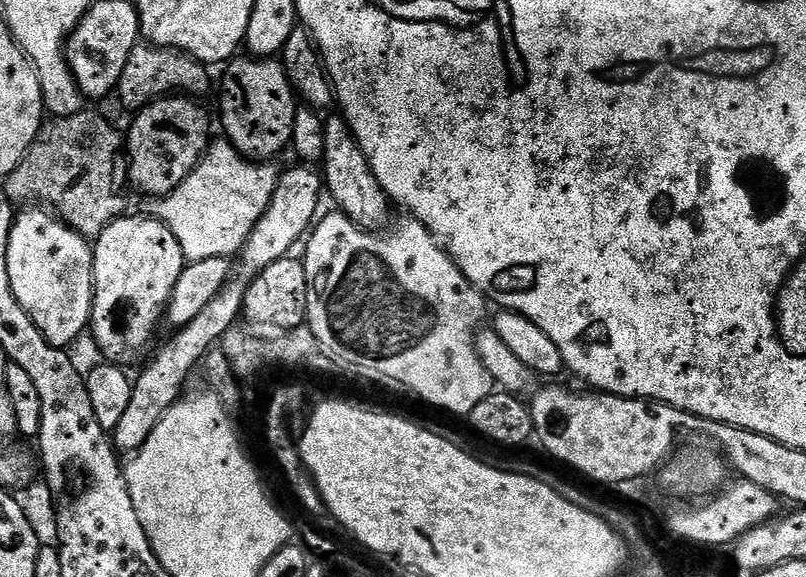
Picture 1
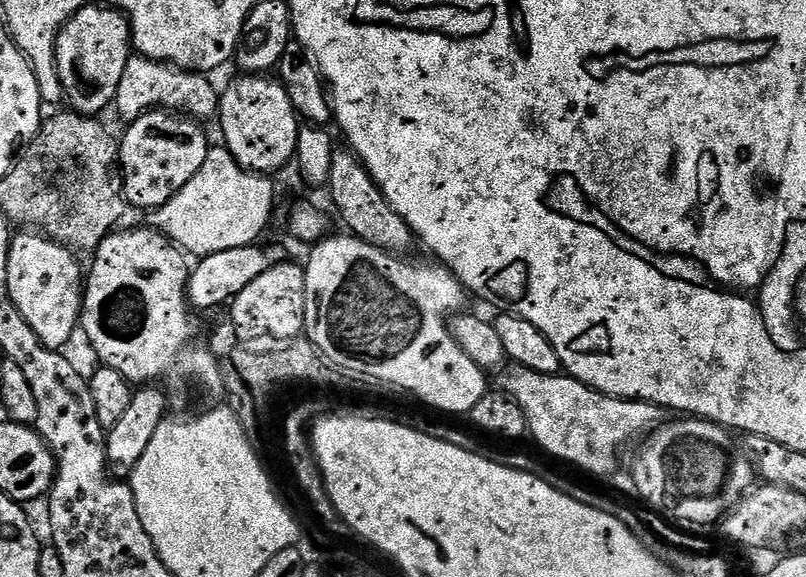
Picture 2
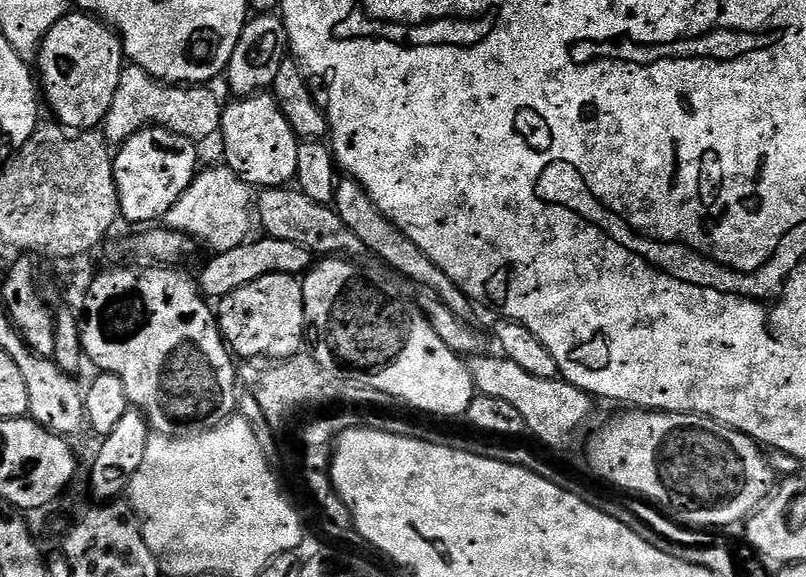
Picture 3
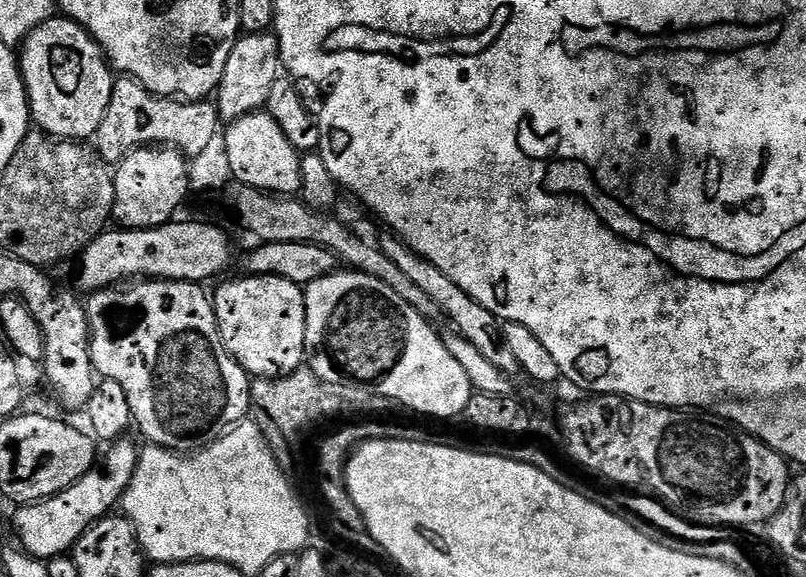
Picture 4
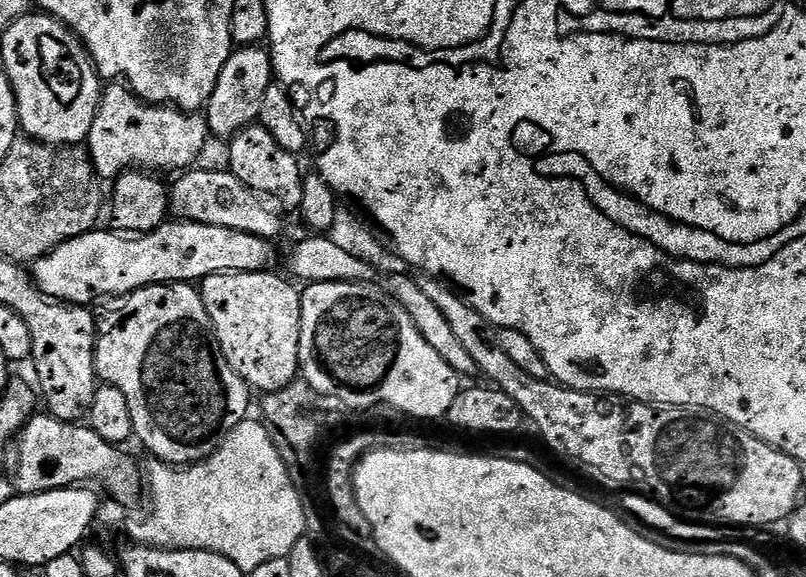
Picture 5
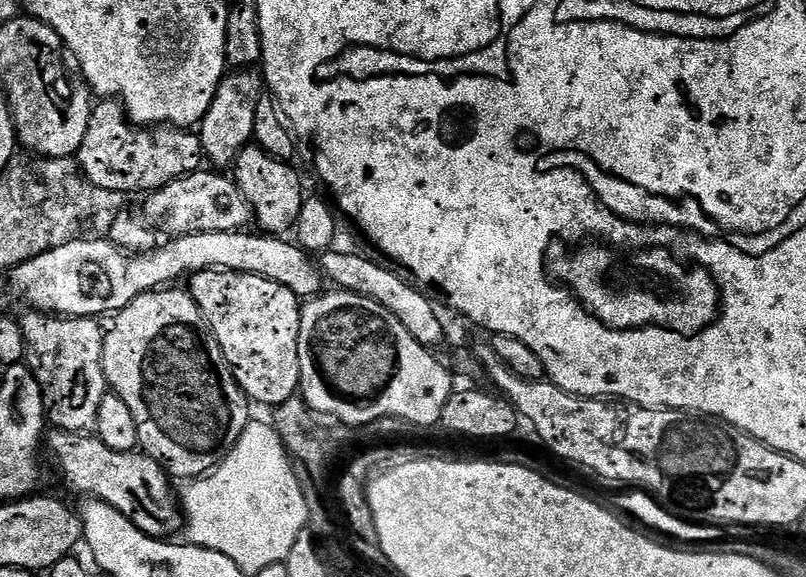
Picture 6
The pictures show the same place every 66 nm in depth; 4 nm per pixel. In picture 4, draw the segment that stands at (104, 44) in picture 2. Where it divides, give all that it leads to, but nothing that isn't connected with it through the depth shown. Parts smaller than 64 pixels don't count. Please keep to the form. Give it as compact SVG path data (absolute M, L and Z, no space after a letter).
M63 14L42 22L18 48L18 63L28 91L30 120L39 131L62 140L88 142L106 118L114 69L91 34Z

